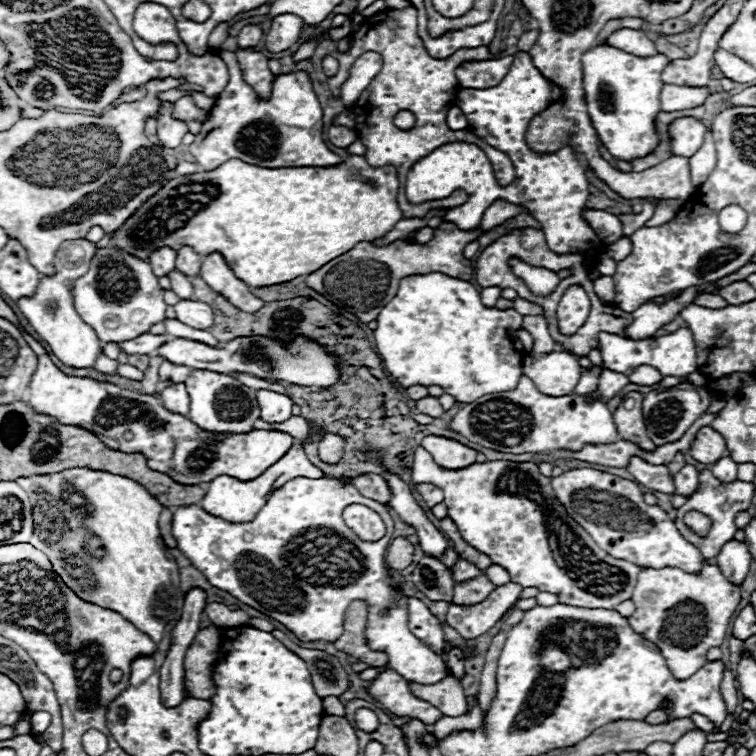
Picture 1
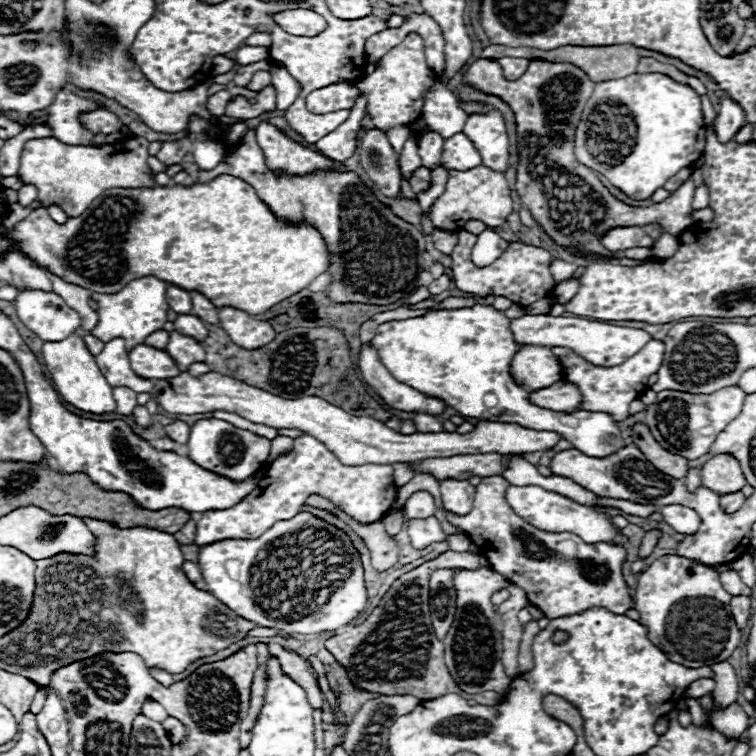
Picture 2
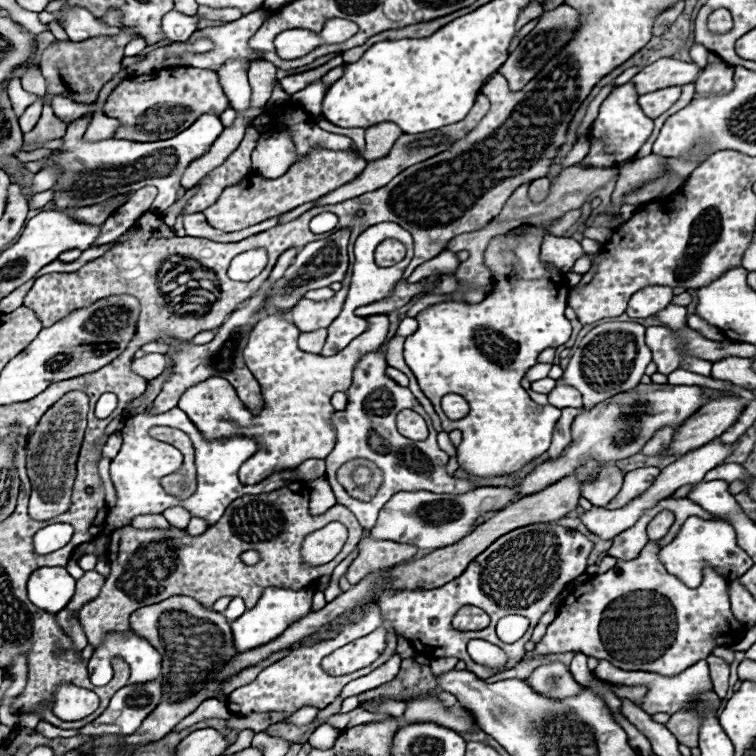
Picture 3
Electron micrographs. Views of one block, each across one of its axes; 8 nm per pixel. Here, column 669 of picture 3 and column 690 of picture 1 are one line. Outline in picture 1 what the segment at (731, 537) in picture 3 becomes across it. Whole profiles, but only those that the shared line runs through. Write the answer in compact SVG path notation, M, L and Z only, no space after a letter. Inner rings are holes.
M576 468L552 478L552 488L566 512L582 524L594 542L610 556L642 568L676 566L686 572L700 570L704 560L702 552L680 536L674 522L660 506L648 506L642 500L642 492L636 482L594 468Z

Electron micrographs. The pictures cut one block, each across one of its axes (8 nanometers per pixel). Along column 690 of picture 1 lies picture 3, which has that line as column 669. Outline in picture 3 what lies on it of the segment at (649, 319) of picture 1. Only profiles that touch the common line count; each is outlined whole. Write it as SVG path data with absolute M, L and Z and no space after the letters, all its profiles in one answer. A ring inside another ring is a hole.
M646 286L632 294L626 314L632 318L648 318L666 308L672 300L672 288L668 286Z

